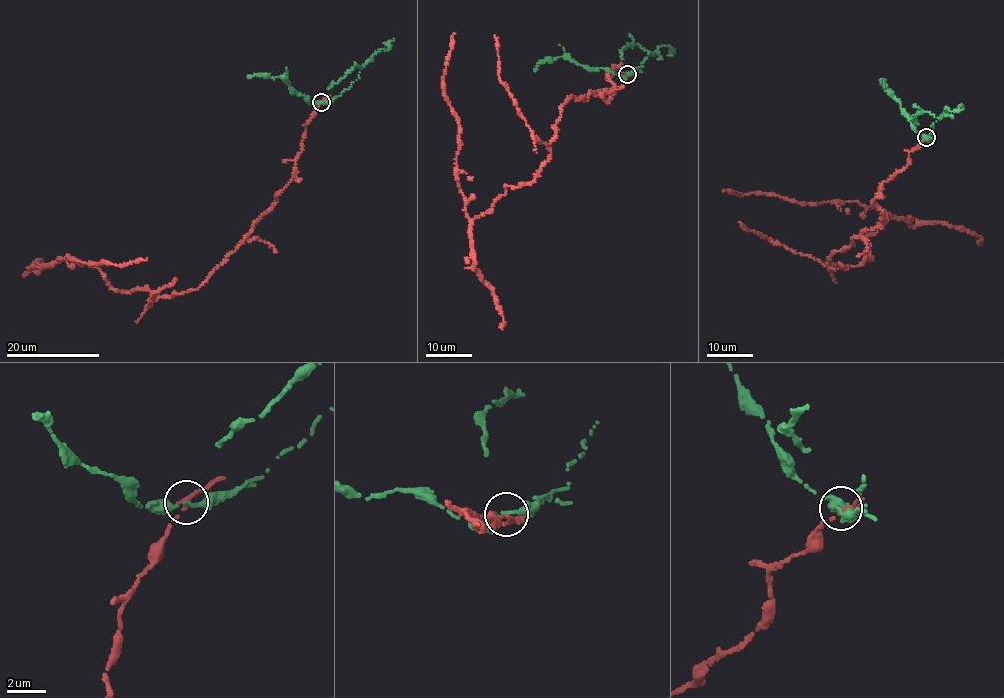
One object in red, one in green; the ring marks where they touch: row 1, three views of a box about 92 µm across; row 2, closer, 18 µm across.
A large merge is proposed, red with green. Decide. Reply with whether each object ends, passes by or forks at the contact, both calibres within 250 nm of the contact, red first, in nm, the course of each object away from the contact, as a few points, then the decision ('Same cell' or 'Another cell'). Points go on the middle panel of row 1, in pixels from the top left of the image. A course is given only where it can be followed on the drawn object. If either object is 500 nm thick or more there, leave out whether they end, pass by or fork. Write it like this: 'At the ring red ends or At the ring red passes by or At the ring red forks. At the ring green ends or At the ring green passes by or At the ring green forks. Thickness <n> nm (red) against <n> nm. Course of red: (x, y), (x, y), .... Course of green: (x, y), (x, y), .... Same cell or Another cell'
At the ring red passes by. At the ring green passes by. Thickness 240 nm (red) against 200 nm. Course of red: (627, 74), (609, 71), (608, 99), (565, 103), (551, 159), (471, 220), (445, 96), (455, 32). Course of green: (627, 74), (641, 67), (641, 62), (650, 53), (638, 44), (624, 46), (622, 60). Another cell

